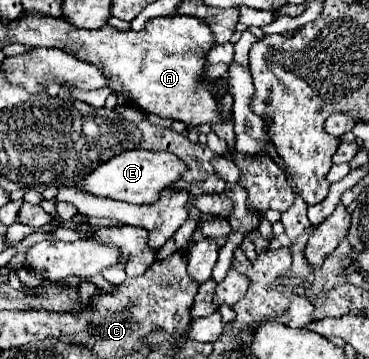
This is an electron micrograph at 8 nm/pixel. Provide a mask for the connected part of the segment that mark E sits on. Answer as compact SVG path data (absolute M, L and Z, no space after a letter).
M130 149L122 151L120 155L108 159L106 163L98 165L82 183L82 189L96 195L96 197L110 197L116 201L136 203L136 205L150 205L162 195L162 191L174 185L186 173L188 163L176 157L170 151L146 151L146 149Z

